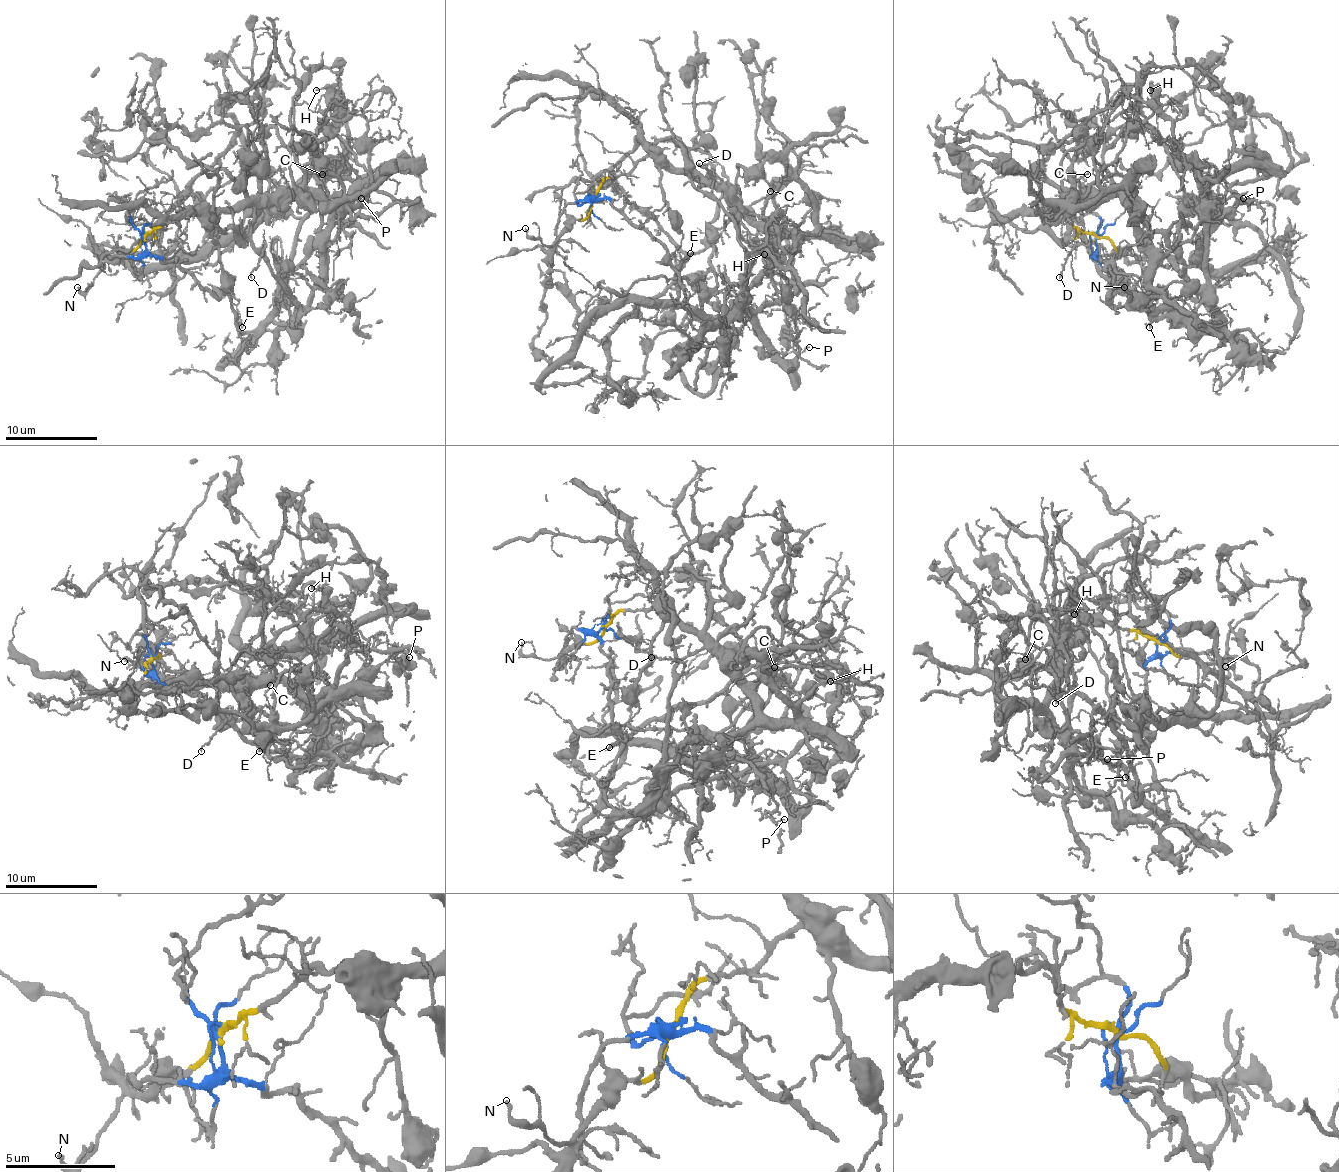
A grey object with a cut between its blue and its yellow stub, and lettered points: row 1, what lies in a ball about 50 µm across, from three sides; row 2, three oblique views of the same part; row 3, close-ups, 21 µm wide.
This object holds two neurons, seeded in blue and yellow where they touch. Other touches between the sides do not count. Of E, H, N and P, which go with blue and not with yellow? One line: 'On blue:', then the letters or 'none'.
On blue: E

